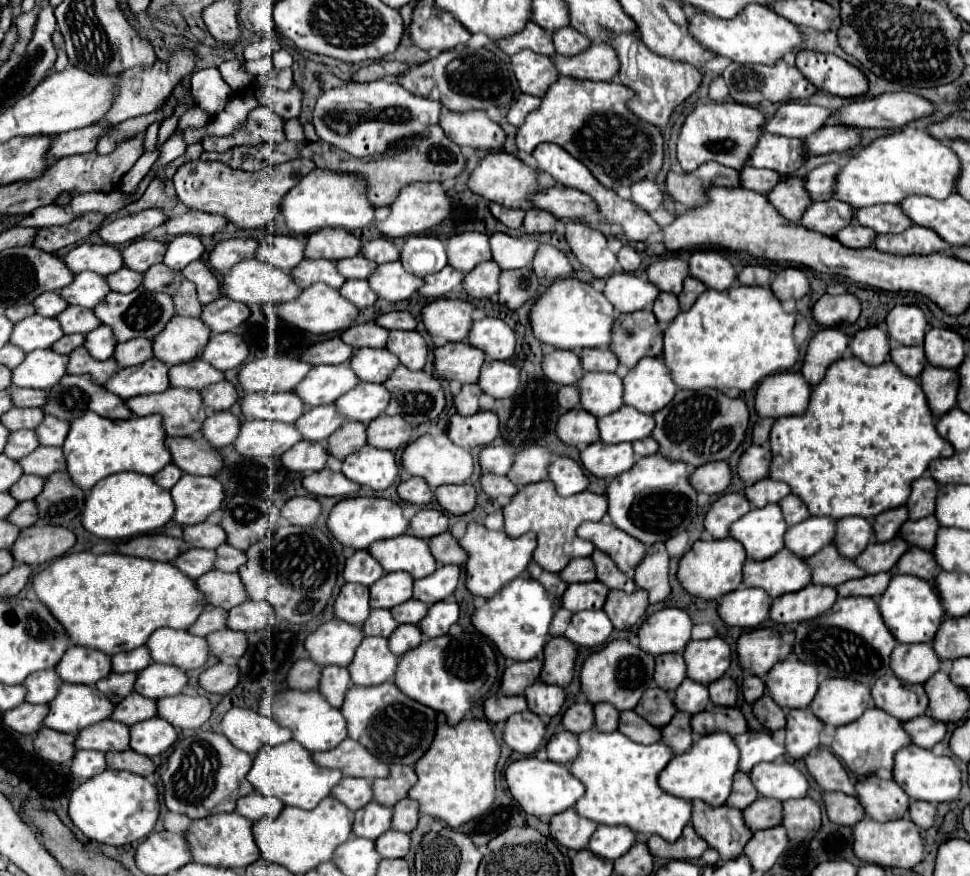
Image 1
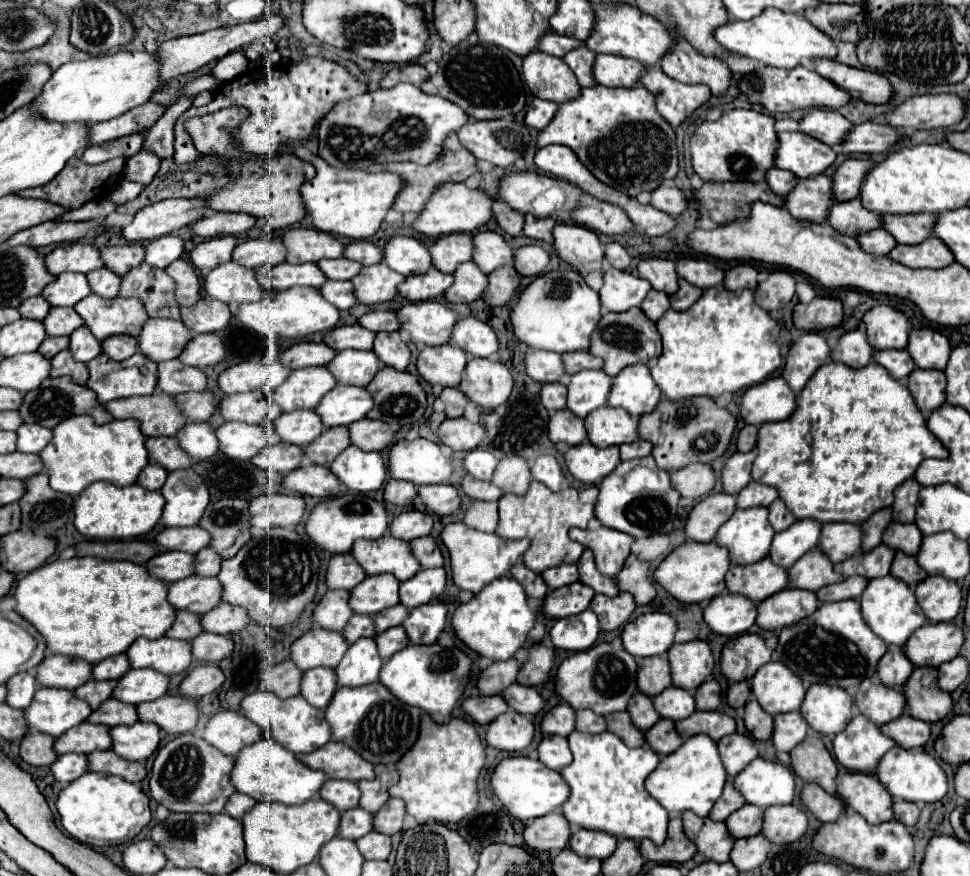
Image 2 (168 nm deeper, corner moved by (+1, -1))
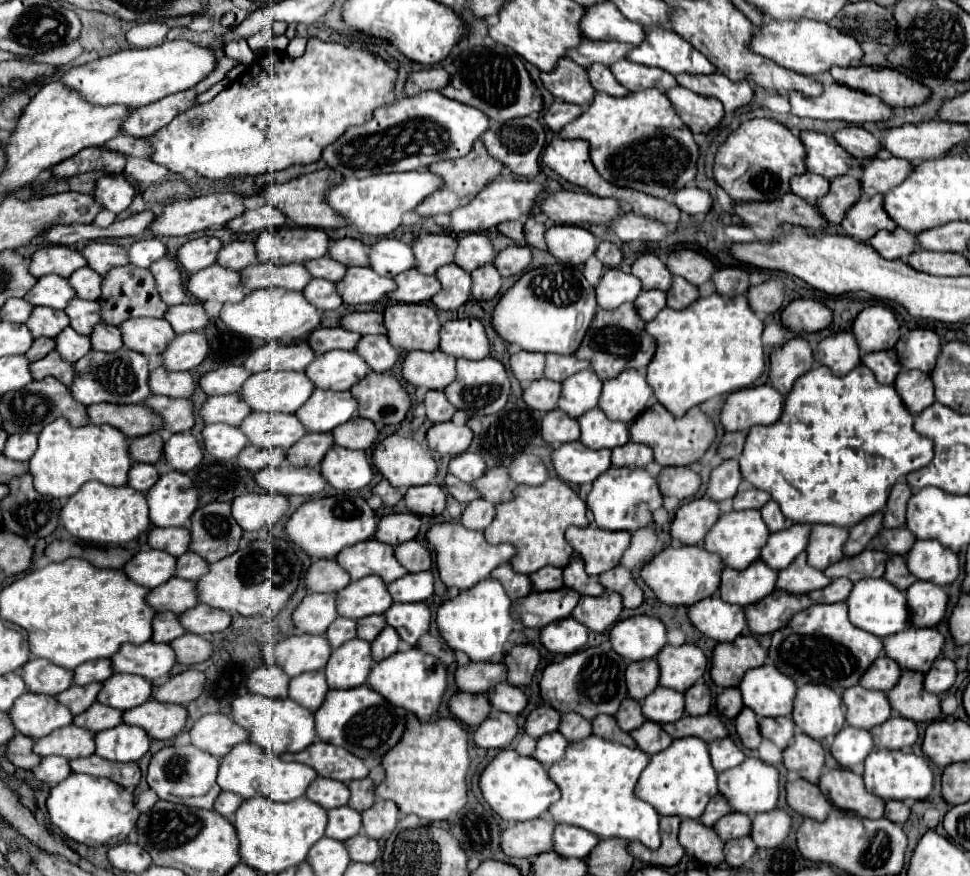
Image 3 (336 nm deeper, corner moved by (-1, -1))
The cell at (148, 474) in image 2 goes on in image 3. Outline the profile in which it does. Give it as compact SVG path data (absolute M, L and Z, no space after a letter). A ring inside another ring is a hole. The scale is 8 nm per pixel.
M134 463L130 473L128 473L128 485L134 487L136 491L150 491L152 485L158 481L160 473L156 469L156 465L150 463Z

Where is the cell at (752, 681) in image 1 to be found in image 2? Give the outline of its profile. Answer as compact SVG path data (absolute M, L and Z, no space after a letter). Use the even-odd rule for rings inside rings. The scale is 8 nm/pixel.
M740 681L740 683L730 683L728 691L726 691L726 701L732 709L740 709L746 705L746 701L750 699L750 687L748 681Z

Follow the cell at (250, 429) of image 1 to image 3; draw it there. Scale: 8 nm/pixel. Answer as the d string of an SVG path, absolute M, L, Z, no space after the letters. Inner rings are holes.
M214 423L206 425L204 431L204 449L212 453L216 459L236 459L240 451L250 445L248 437L234 425Z

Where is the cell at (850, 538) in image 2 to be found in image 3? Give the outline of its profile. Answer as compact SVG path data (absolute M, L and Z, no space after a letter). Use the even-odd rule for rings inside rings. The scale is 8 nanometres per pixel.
M814 525L810 533L810 545L806 547L810 565L824 571L832 563L838 563L844 559L846 541L848 529L836 525Z

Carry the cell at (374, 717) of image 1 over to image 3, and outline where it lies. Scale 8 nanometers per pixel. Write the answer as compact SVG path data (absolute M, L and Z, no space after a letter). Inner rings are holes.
M368 685L330 691L314 717L318 739L344 747L360 759L382 759L392 747L400 743L406 731L406 713L400 713Z

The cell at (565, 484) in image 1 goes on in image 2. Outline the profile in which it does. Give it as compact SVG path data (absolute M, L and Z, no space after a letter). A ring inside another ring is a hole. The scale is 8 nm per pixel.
M552 455L538 457L536 463L532 465L530 473L532 473L532 479L544 483L548 489L560 491L560 485L564 481L564 475L562 475L562 469L560 469L558 461Z

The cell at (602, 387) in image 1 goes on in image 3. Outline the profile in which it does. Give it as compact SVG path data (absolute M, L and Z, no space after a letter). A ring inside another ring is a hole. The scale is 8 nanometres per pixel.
M584 369L562 383L562 395L558 407L564 409L570 417L578 419L586 411L598 407L598 399L602 393L602 381L592 369Z

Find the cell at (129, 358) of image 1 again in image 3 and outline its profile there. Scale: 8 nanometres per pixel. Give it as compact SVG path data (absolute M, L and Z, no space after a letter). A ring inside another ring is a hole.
M106 323L98 325L98 329L94 329L90 339L92 339L92 349L104 351L104 353L116 353L118 349L124 347L120 329L114 325L106 325Z

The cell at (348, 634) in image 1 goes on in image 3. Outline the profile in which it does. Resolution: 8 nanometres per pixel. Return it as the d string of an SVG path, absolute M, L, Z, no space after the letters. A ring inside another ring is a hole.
M306 633L282 639L274 647L274 655L276 663L282 665L290 677L296 677L306 671L324 669L332 655L332 647L326 637Z

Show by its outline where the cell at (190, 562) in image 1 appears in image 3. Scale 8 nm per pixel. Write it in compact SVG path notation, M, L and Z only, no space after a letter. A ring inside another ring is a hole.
M146 551L146 553L136 553L124 567L126 575L132 577L136 583L144 587L158 587L176 573L176 557L172 557L166 551Z

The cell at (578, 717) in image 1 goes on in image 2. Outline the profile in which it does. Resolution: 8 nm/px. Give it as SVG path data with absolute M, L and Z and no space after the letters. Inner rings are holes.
M560 703L560 705L552 707L552 709L542 717L540 731L542 731L544 735L556 733L556 735L568 737L568 735L574 731L574 715L576 715L576 713L570 709L570 705Z

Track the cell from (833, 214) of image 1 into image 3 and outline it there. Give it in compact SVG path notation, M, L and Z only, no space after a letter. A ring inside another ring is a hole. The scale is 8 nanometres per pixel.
M874 195L858 199L858 203L854 203L846 211L842 219L842 229L850 237L868 241L880 229L894 231L896 225L894 221L890 221L890 217L886 217L886 211L882 209L882 195Z

